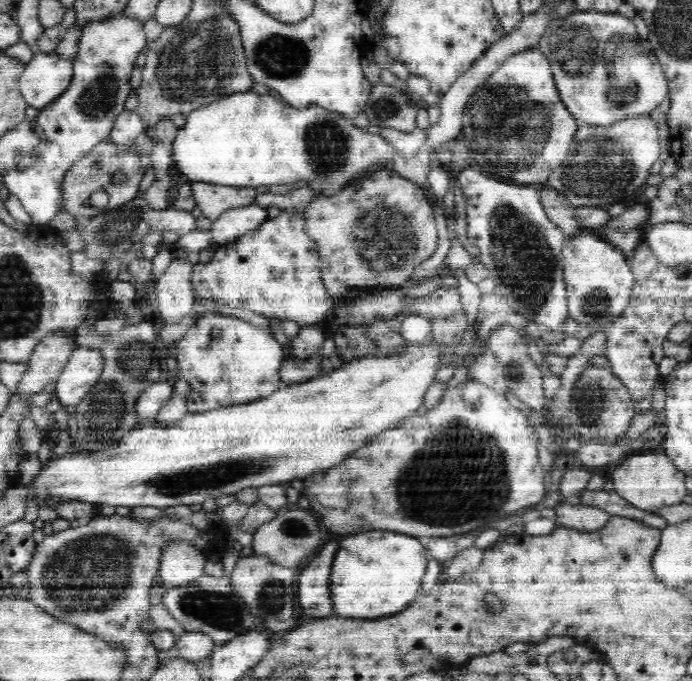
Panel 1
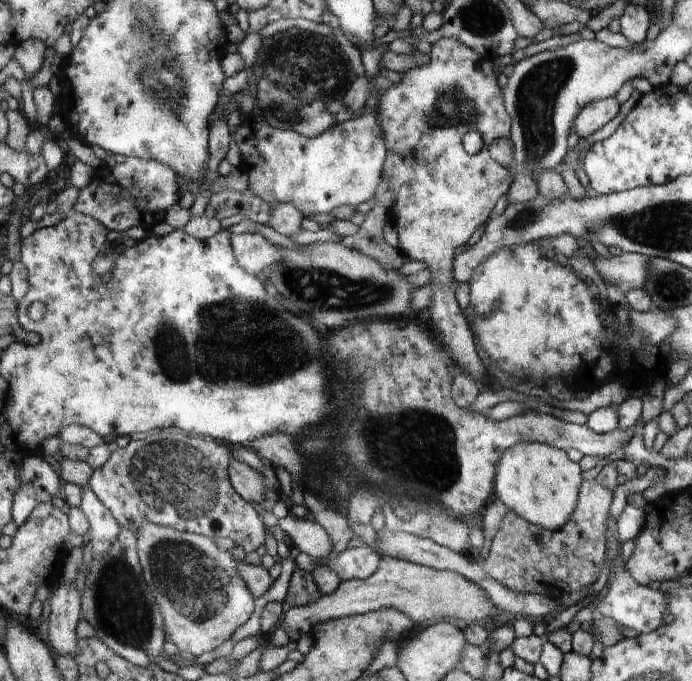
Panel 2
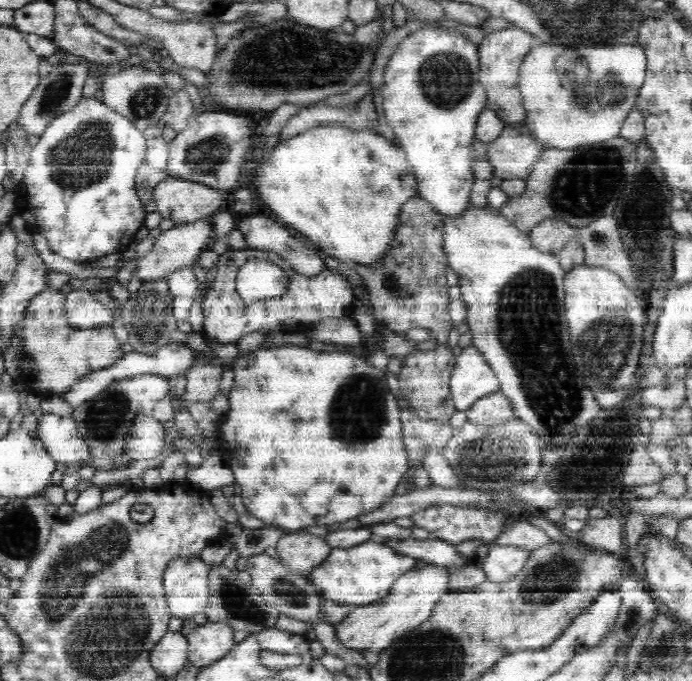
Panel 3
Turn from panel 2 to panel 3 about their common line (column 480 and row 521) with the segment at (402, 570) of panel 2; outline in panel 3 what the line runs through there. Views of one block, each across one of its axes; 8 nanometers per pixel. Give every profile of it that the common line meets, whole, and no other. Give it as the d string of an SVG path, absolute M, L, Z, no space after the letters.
M609 514L604 518L588 519L586 526L575 536L576 540L596 550L617 552L624 548L620 520Z

